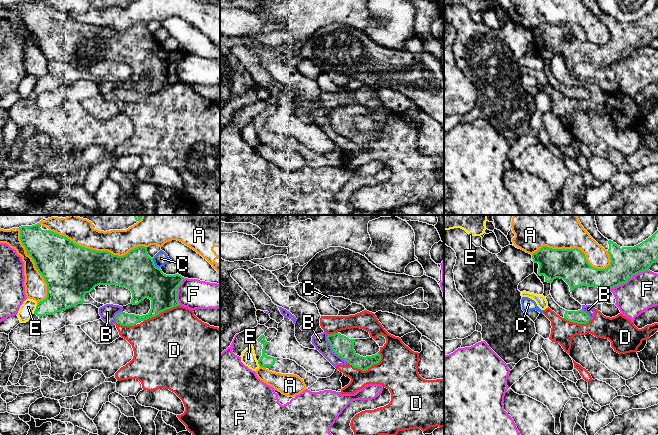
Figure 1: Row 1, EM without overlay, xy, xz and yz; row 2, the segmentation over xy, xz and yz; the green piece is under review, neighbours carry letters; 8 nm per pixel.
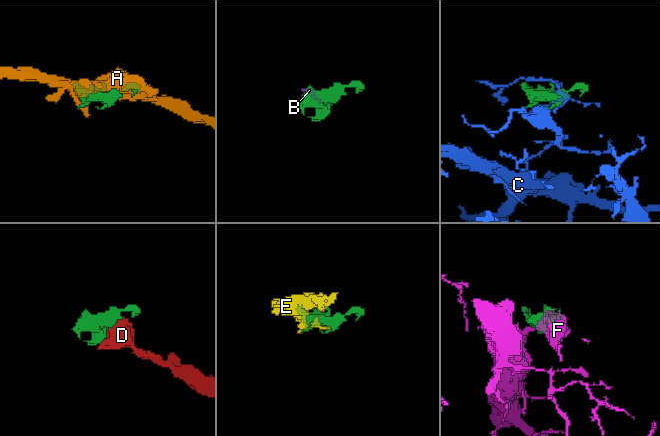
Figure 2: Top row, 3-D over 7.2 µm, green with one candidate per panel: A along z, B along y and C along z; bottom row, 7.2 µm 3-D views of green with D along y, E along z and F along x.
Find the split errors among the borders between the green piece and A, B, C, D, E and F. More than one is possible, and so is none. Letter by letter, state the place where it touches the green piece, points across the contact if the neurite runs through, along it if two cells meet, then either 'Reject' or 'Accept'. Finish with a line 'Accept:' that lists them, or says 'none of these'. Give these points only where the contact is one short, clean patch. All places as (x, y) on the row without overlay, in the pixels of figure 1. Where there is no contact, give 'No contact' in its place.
A: Touches green at xy (98, 27). Reject
B: Touches green at xz (332, 125). Boundary: xz (328, 110), (327, 117), (331, 125), (348, 138). Reject
C: Touches green at xy (154, 40). Reject
D: Touches green at xz (366, 145). Reject
E: Touches green at xy (36, 84). Reject
F: Touches green at yz (629, 54). Reject
Accept: none of these

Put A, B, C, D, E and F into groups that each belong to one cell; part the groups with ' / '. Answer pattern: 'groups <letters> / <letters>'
groups A / B D / C / E / F

